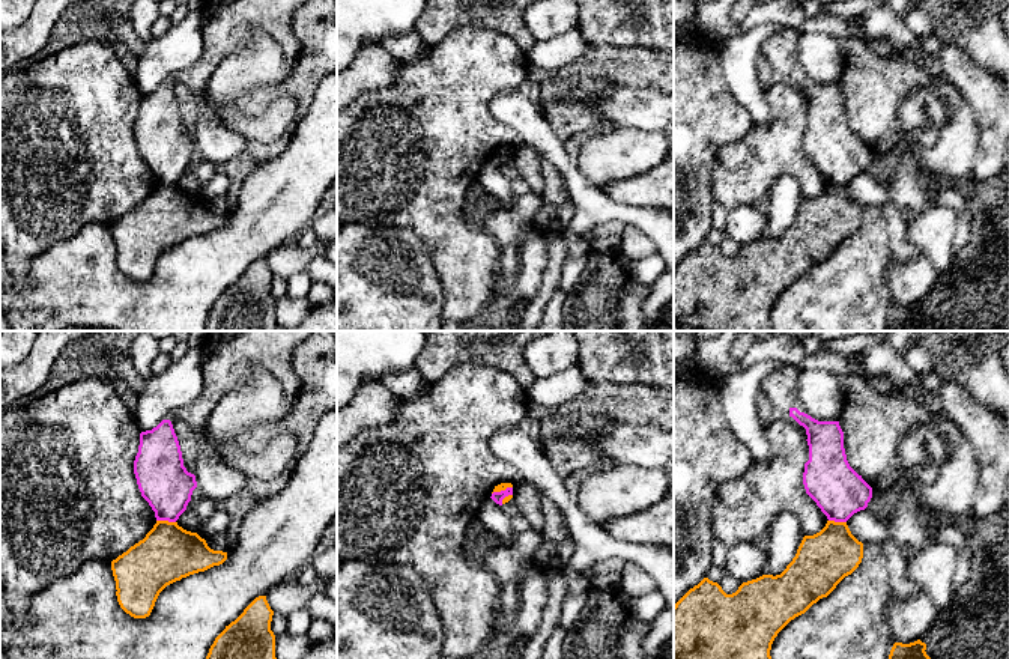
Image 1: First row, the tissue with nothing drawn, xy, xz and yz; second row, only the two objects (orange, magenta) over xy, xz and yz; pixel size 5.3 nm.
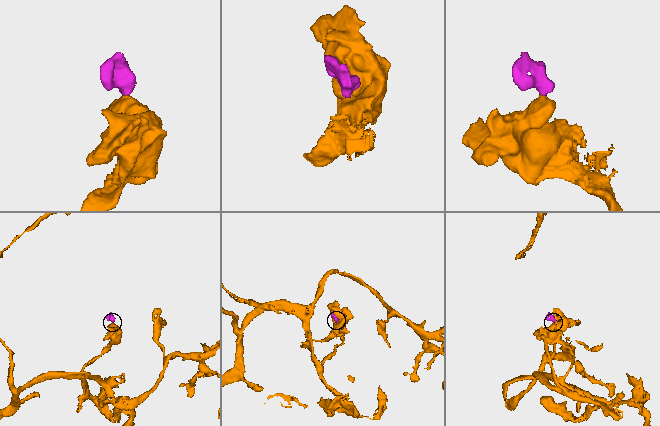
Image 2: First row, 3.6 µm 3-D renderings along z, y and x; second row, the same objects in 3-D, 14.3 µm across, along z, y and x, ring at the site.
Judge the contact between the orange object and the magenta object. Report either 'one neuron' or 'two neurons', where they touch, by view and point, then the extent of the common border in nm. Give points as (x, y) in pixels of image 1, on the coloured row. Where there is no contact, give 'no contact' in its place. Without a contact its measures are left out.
two neurons; meets orange in xy at (166, 521); contact 110 nm long

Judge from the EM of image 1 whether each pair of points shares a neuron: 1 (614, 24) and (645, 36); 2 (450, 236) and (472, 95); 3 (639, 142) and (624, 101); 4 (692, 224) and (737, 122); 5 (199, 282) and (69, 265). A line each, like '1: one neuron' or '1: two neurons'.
1: one neuron
2: one neuron
3: two neurons
4: one neuron
5: one neuron

